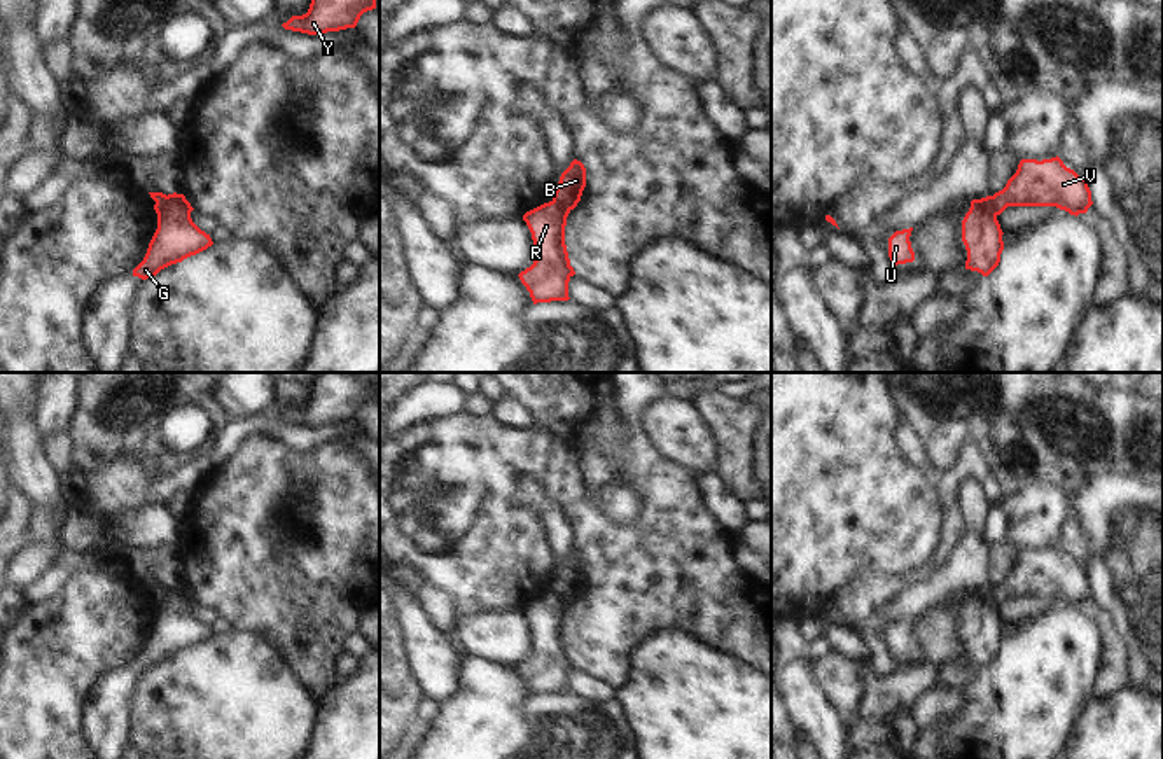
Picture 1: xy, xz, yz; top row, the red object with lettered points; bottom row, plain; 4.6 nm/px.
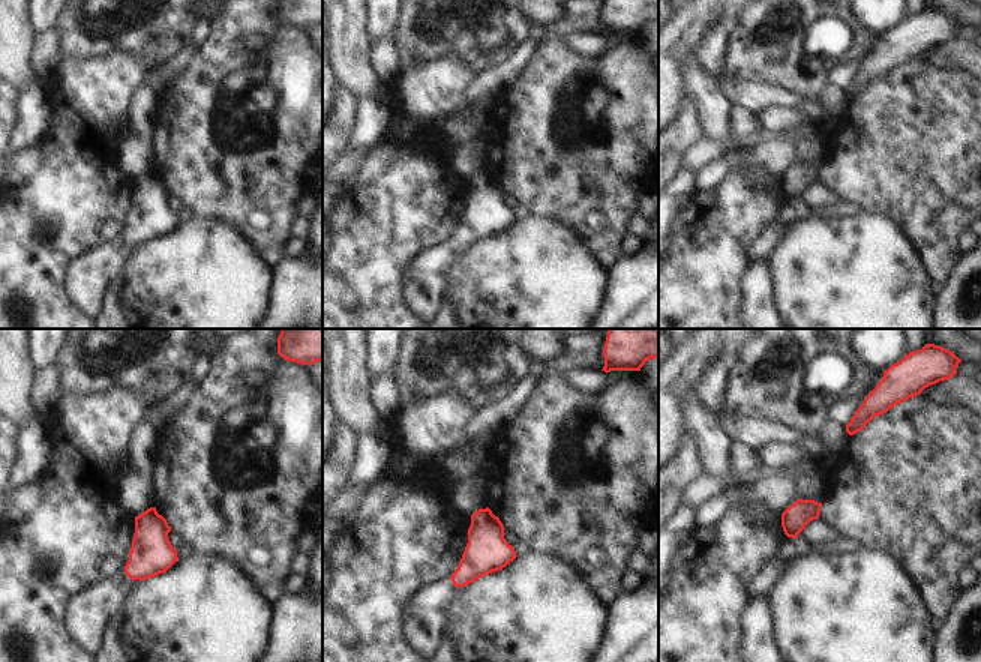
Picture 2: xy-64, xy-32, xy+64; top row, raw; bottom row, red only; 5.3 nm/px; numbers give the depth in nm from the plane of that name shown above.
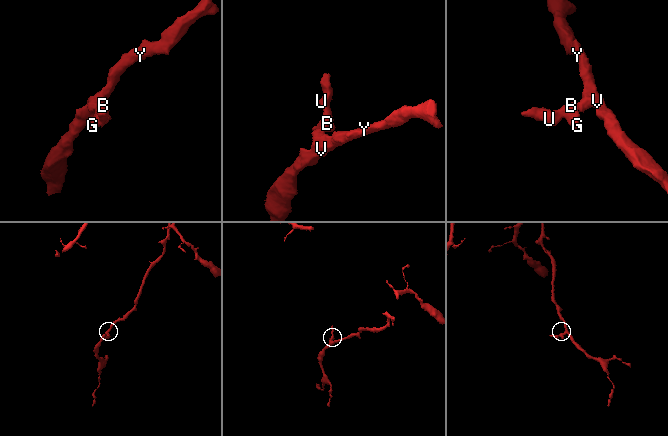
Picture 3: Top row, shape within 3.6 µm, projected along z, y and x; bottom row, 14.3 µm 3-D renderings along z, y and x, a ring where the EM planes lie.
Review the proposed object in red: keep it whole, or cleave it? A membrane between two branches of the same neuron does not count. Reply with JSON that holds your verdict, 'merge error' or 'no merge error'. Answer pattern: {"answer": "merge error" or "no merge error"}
{"answer": "merge error"}

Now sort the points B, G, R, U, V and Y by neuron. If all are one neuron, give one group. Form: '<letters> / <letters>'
B G U / R V Y

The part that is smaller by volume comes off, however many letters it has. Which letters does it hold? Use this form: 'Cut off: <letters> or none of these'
Cut off: B, G, U

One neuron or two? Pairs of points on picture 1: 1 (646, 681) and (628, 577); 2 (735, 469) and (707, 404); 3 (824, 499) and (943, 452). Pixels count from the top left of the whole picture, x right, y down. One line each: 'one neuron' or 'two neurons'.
1: two neurons
2: one neuron
3: two neurons

